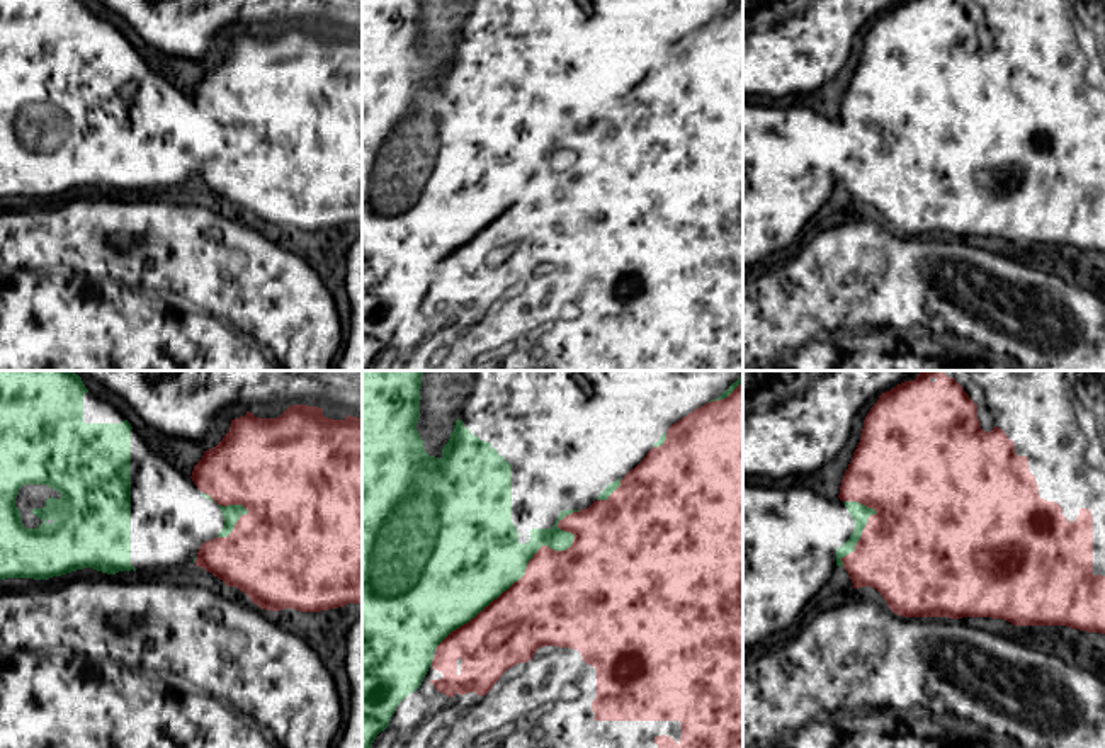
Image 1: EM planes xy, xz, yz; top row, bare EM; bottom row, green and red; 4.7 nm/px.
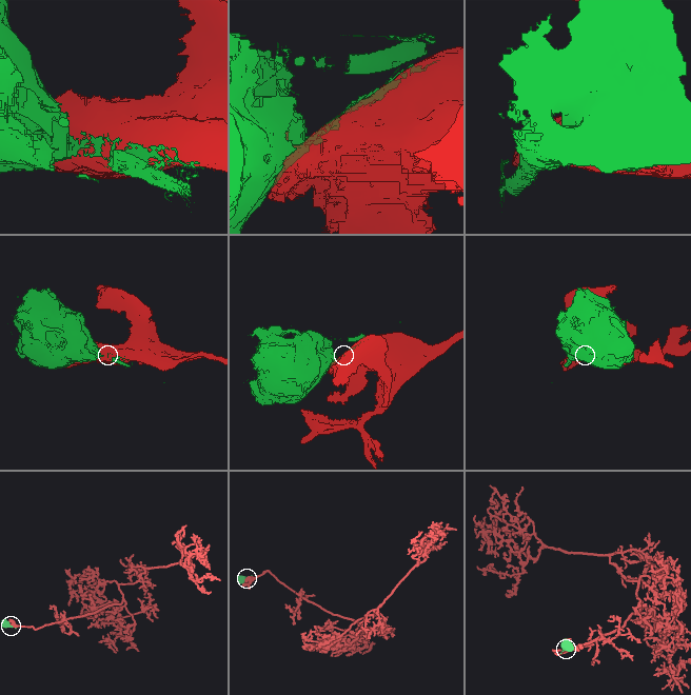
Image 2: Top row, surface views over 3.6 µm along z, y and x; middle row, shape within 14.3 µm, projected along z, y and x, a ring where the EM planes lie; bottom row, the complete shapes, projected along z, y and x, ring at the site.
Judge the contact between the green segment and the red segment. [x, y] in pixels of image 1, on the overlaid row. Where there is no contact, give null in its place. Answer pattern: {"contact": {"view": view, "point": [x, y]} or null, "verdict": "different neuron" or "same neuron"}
{"contact": {"view": "xz", "point": [526, 566]}, "verdict": "different neuron"}

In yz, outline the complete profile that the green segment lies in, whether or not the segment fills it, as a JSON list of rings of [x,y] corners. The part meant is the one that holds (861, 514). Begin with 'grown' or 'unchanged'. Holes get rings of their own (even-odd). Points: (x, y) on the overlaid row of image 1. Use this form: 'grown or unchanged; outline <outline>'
grown; outline [[[743,478],[743,651],[782,632],[823,588],[876,515],[858,502],[826,498],[808,484],[789,488]]]

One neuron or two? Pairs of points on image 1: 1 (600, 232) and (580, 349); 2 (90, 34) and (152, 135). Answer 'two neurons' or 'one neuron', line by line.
1: one neuron
2: one neuron

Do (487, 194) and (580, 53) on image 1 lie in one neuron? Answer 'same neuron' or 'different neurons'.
same neuron

